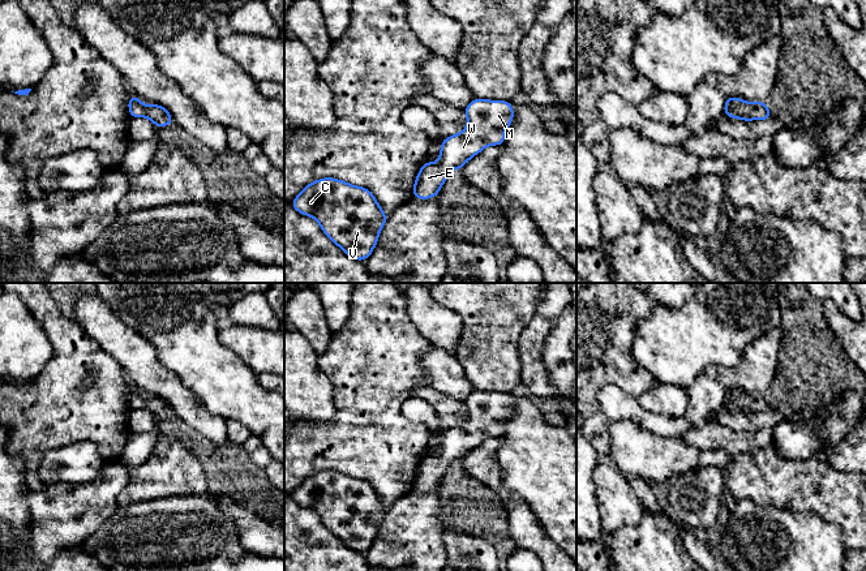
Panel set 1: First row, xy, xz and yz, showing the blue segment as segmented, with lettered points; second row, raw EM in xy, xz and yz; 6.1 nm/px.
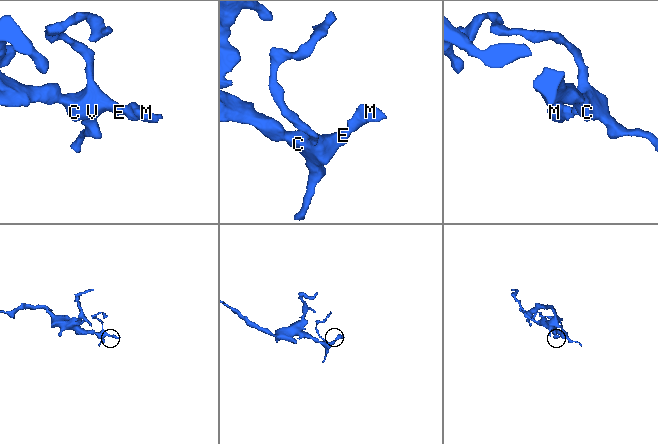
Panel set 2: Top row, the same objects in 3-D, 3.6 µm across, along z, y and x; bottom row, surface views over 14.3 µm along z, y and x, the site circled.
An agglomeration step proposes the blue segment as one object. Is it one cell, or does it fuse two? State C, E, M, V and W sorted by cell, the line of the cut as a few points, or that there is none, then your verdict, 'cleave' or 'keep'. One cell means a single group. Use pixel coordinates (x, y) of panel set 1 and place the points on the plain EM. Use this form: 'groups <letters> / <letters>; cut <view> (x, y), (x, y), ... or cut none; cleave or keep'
groups C E M V W; cut none; keep

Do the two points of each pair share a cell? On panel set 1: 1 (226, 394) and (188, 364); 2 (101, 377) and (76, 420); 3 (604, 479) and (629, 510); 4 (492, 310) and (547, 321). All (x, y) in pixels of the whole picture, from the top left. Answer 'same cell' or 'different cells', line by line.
1: same cell
2: same cell
3: same cell
4: different cells

